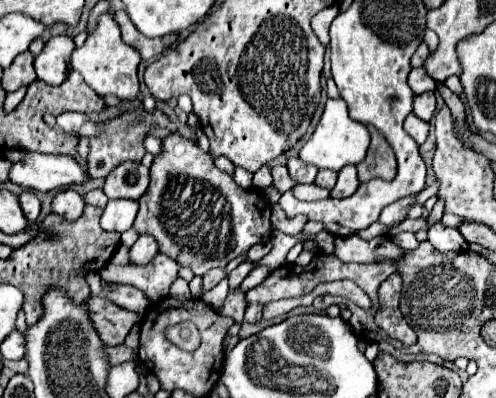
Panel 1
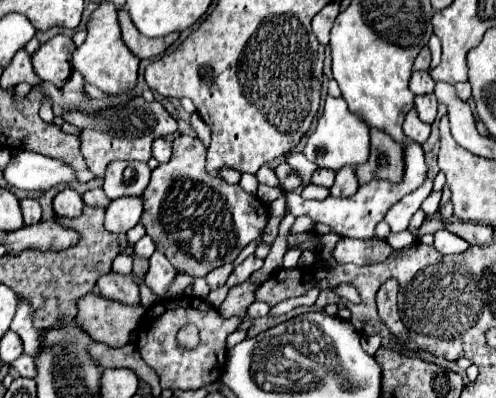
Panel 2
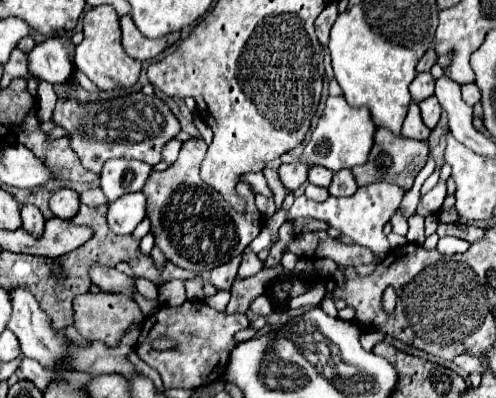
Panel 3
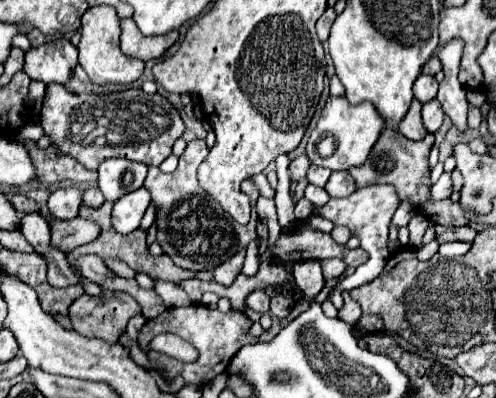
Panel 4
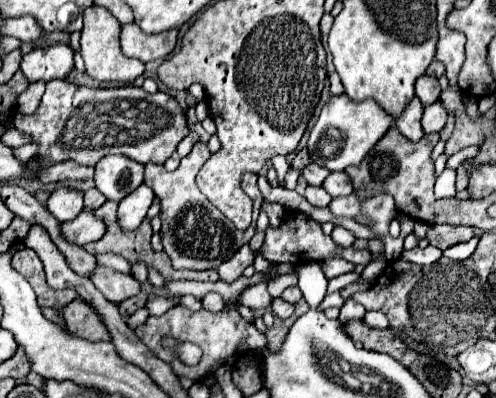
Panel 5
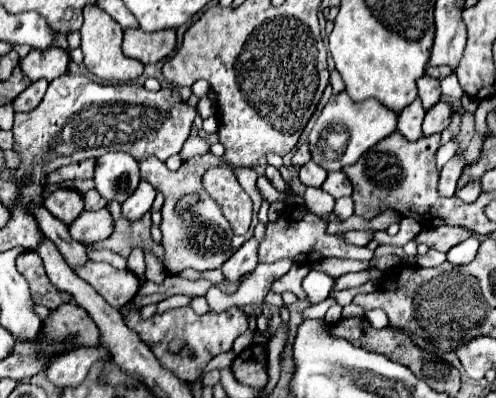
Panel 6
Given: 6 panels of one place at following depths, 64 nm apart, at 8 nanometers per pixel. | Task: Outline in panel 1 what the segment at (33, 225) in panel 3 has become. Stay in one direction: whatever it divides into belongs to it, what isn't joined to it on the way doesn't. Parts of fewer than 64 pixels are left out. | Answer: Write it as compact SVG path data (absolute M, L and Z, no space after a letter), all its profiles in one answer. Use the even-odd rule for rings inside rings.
M24 192L20 196L20 206L22 206L22 212L26 216L28 222L36 222L38 220L38 214L40 214L40 200L32 194L32 192Z

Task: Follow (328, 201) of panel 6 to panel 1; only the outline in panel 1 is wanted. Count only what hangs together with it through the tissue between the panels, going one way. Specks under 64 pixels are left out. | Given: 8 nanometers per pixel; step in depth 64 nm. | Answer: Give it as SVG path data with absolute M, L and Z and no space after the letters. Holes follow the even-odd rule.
M298 184L298 186L294 186L292 192L296 194L296 198L310 200L310 202L312 200L324 200L324 198L328 198L328 190L316 186L316 184Z

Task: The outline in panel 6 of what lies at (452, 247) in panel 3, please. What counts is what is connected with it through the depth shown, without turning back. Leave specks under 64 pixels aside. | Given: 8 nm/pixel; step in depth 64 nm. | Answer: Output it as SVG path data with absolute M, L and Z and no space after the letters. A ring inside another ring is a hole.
M470 236L470 240L466 240L466 242L450 248L450 252L448 252L448 262L454 264L454 266L466 266L466 264L470 264L470 262L476 258L478 246L480 246L478 238L476 238L476 236Z

